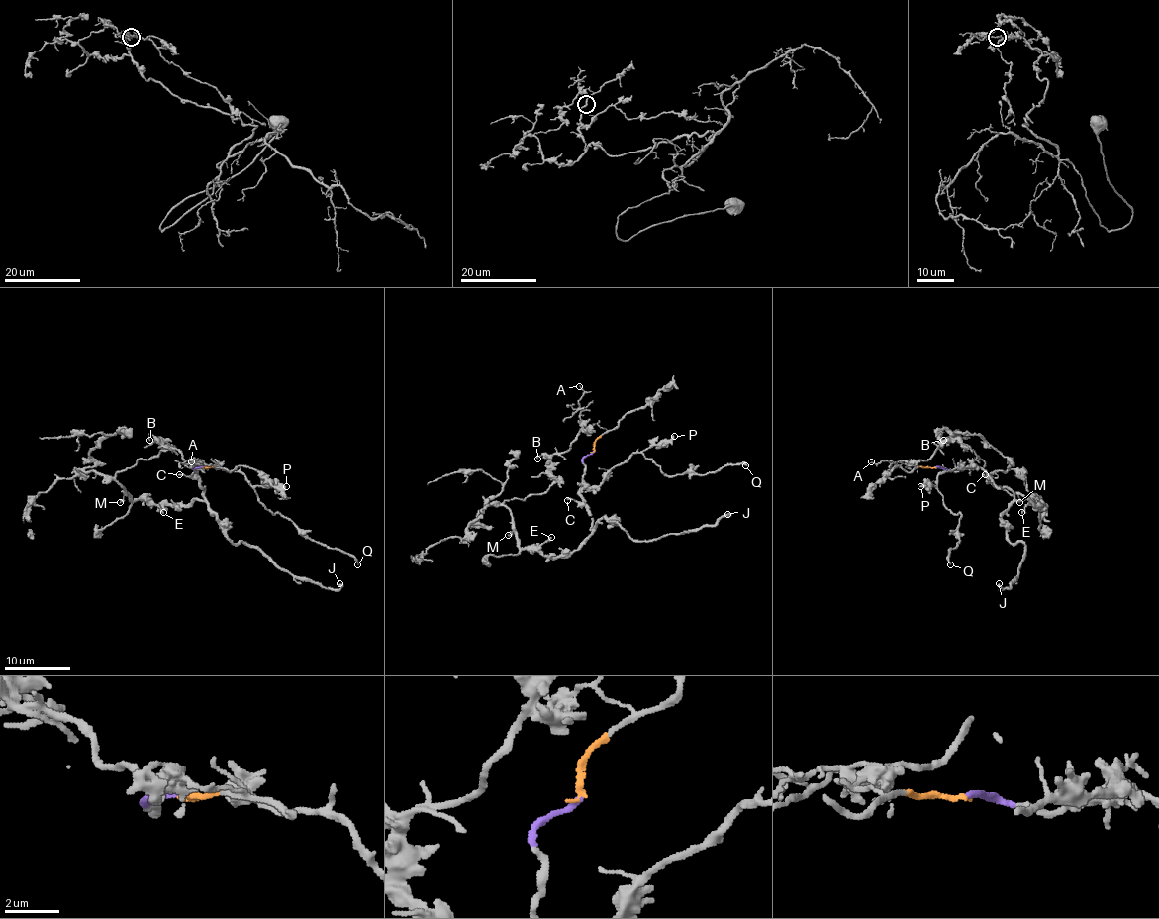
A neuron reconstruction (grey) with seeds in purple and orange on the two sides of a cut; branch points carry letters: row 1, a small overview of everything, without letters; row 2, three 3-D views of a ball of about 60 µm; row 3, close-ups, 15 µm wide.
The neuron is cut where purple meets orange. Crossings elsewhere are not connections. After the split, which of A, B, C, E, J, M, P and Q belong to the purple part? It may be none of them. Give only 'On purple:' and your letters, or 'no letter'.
On purple: C, P, Q

